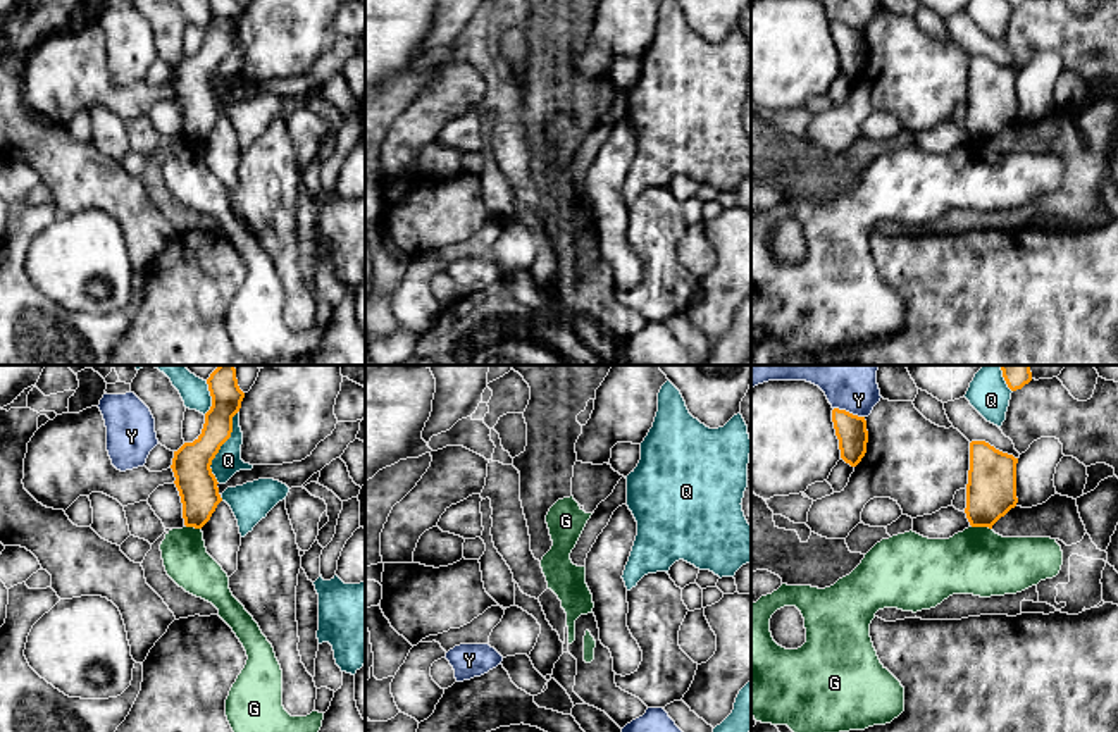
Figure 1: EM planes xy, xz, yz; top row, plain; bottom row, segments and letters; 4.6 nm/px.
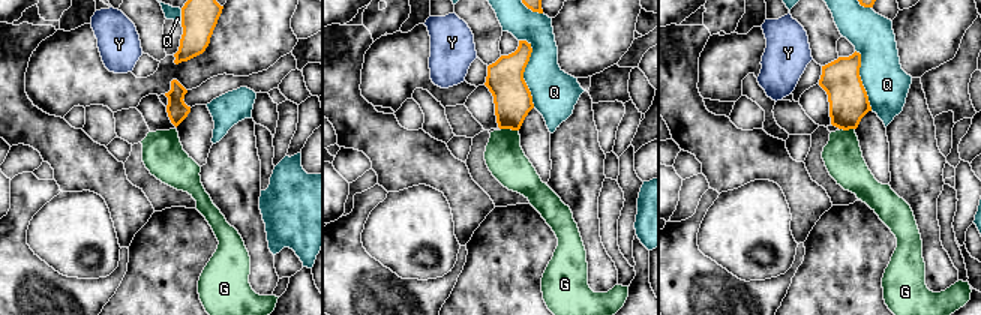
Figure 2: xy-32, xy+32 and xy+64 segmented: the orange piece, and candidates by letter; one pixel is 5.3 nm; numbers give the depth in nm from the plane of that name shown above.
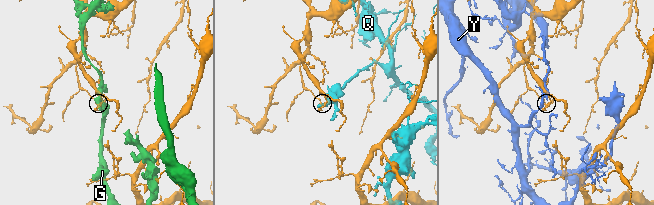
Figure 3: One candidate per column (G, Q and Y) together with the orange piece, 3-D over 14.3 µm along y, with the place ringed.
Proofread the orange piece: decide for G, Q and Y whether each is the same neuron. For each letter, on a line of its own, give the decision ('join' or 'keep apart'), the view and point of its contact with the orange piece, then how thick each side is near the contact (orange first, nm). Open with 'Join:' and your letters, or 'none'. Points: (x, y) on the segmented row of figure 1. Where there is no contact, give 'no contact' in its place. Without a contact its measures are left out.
Join: none
G: keep apart | yz (982, 526) | 240/320 nm
Q: keep apart | xy (221, 445) | 180/120 nm
Y: keep apart | yz (848, 412) | 140/300 nm

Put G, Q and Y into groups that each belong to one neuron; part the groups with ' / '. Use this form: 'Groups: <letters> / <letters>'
Groups: G / Q / Y

